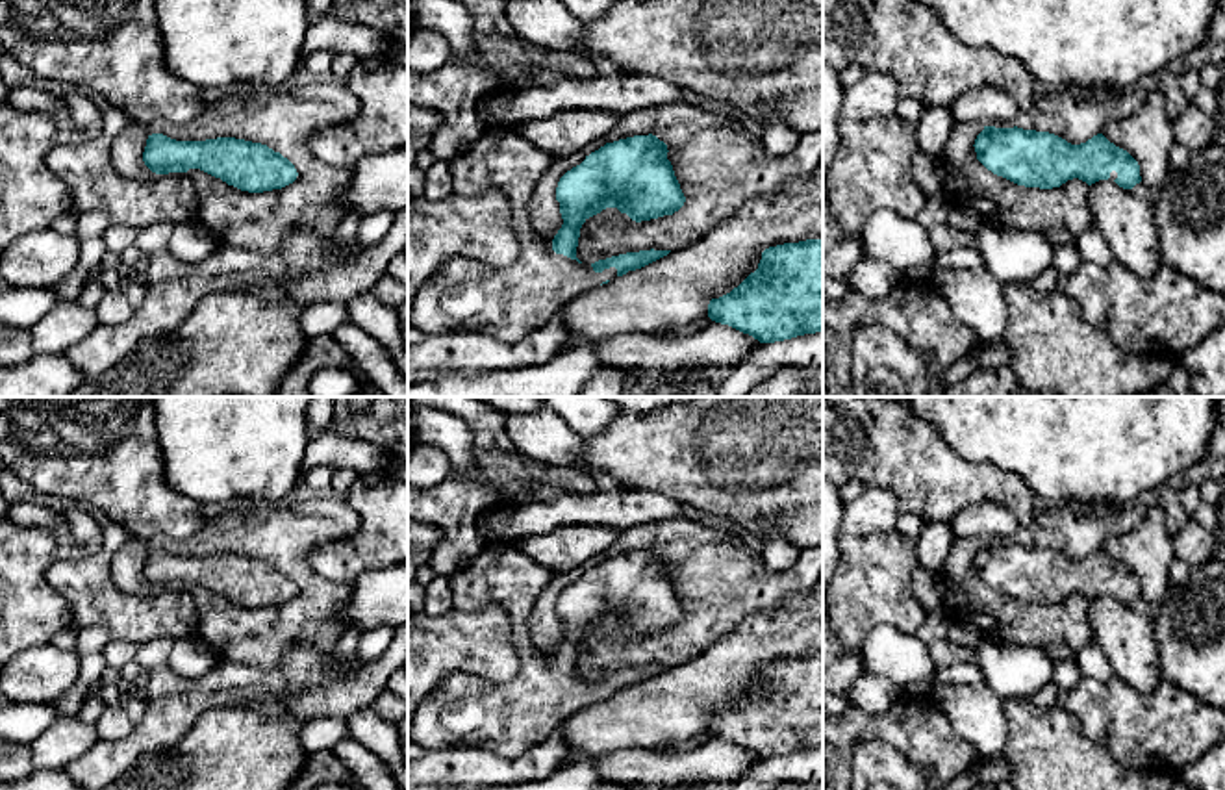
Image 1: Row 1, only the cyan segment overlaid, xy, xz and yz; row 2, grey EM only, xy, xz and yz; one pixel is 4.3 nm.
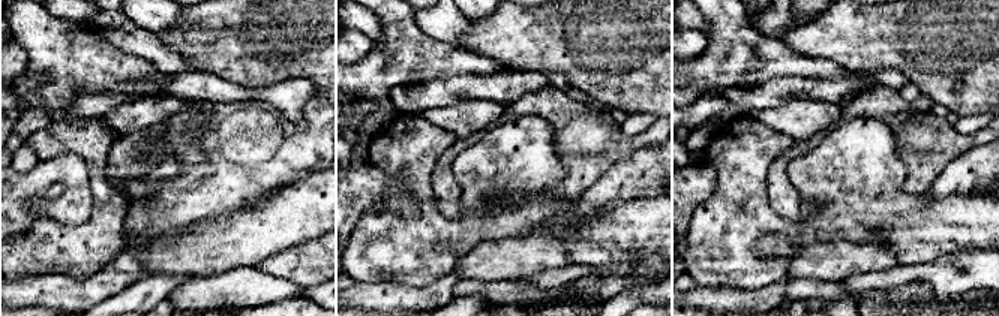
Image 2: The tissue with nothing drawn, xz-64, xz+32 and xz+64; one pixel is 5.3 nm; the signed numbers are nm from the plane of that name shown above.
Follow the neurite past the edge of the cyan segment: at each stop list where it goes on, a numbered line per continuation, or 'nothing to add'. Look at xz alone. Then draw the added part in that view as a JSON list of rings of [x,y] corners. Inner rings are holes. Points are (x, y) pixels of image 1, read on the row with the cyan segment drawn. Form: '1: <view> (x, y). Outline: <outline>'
1: xz (467, 295). Outline: [[[486,130],[448,161],[454,193],[474,197],[500,189],[506,195],[519,256],[508,265],[450,258],[415,293],[408,325],[424,336],[486,334],[515,343],[580,293],[617,278],[615,267],[595,273],[549,250],[534,230],[528,202],[554,159],[513,130]]]

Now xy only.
nothing to add

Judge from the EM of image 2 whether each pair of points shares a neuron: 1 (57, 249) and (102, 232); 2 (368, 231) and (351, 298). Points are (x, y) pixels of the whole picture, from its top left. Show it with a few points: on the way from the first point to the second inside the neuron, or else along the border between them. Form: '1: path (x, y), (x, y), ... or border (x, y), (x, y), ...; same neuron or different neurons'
1: path (68, 249), (86, 249), (92, 243); same neuron
2: border (356, 280), (392, 282); different neurons

